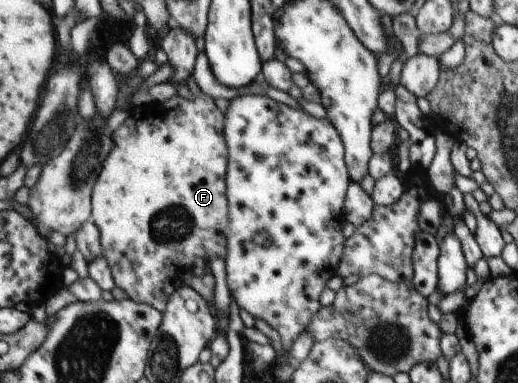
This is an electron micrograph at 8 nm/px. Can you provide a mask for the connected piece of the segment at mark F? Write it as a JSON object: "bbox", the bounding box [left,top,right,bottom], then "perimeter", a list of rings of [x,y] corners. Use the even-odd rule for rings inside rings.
{"bbox":[91,93,228,311],"perimeter":[[[203,93],[194,96],[191,100],[174,94],[164,102],[131,106],[127,113],[126,120],[111,132],[112,147],[111,150],[108,150],[107,159],[103,162],[103,167],[92,190],[91,222],[98,230],[101,256],[110,268],[113,284],[122,289],[128,299],[136,303],[146,303],[154,307],[155,310],[164,311],[168,297],[162,294],[162,290],[160,290],[162,284],[178,280],[176,276],[184,274],[186,272],[184,268],[190,268],[196,258],[216,256],[223,259],[226,254],[228,216],[226,216],[226,198],[224,198],[224,170],[226,170],[226,146],[224,146],[224,138],[222,138],[224,118],[222,118],[222,112],[214,106],[212,98]]]}

